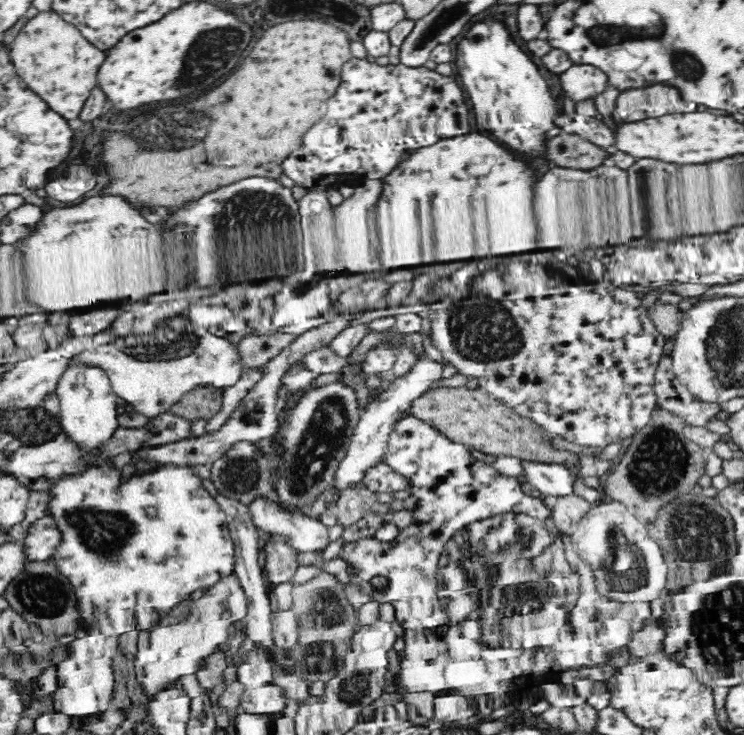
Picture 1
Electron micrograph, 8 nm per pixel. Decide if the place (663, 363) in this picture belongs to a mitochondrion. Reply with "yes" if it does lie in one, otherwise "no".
no

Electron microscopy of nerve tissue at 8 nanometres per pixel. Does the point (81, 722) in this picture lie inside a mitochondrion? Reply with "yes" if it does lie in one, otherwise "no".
no

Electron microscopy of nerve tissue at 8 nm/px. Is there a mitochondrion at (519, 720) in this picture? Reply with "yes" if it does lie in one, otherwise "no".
no

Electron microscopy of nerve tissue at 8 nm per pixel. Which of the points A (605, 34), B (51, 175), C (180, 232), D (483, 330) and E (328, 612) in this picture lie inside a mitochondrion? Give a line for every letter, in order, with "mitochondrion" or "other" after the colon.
A: mitochondrion
B: other
C: mitochondrion
D: mitochondrion
E: mitochondrion

